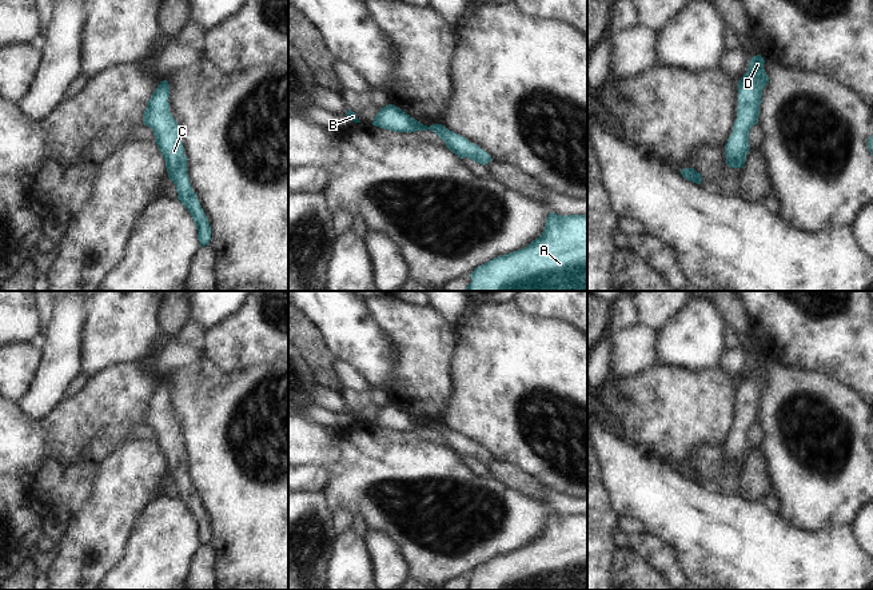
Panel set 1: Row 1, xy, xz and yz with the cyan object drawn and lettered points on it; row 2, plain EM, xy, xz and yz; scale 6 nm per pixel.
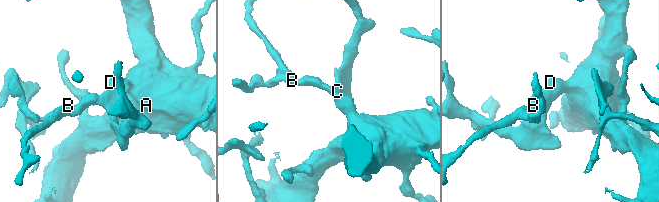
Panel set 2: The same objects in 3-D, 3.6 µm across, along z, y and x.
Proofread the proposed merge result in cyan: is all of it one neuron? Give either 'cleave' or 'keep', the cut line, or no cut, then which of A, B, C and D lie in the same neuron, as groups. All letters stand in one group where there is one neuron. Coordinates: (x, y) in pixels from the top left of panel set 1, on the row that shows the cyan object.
keep | no cut | A B C D

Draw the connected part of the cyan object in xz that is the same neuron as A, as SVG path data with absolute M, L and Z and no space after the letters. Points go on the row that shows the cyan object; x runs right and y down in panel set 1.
M550 212L538 239L477 267L470 278L465 291L587 291L587 215Z

